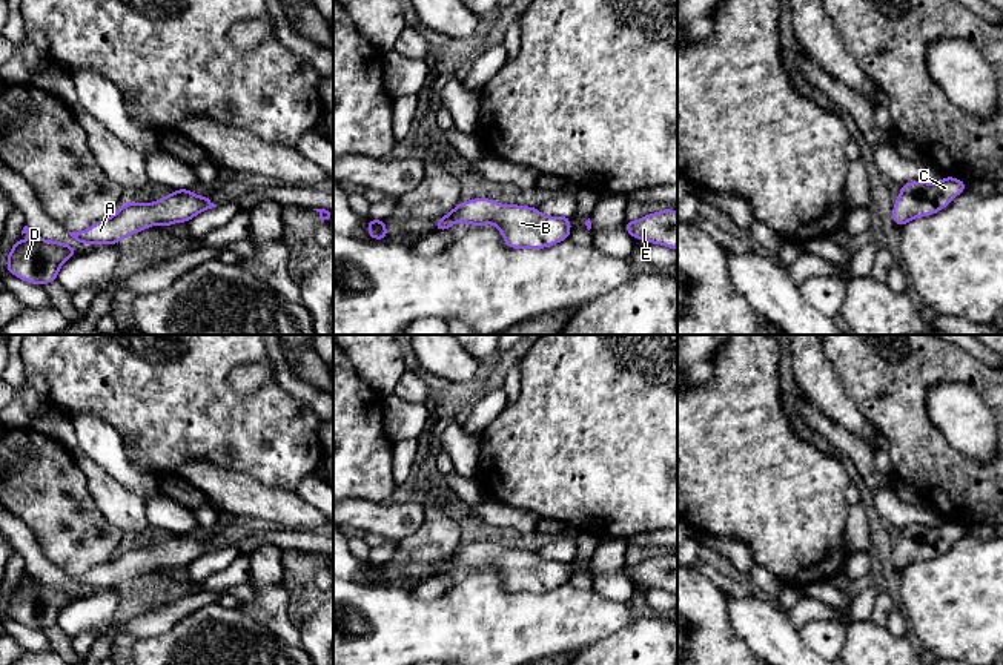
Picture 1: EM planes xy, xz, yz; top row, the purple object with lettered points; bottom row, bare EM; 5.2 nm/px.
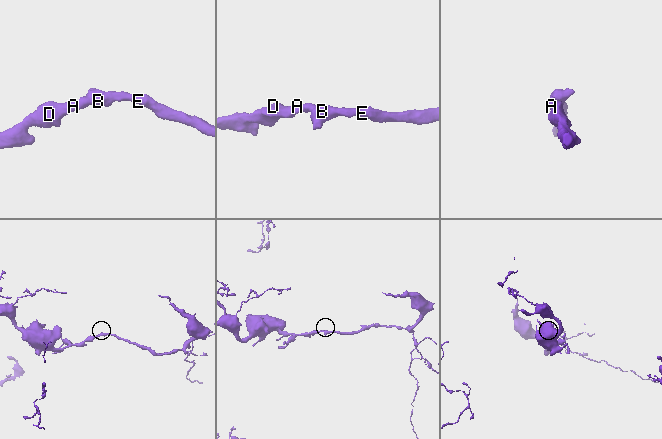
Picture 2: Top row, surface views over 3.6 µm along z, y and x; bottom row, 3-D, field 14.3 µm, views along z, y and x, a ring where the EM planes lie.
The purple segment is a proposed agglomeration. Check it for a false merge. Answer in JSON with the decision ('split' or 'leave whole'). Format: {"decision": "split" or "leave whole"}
{"decision": "leave whole"}

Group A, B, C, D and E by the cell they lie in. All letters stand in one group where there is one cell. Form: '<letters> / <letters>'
A B C D E

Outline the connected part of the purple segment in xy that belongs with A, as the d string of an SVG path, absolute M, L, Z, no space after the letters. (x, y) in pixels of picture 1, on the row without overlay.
M190 533L158 542L154 547L123 547L123 550L103 565L81 576L69 576L77 587L117 588L118 585L146 574L155 568L169 571L174 567L187 567L198 557L217 551L207 541L195 539Z

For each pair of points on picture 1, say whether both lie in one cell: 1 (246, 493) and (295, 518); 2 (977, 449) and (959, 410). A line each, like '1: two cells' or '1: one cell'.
1: one cell
2: one cell

